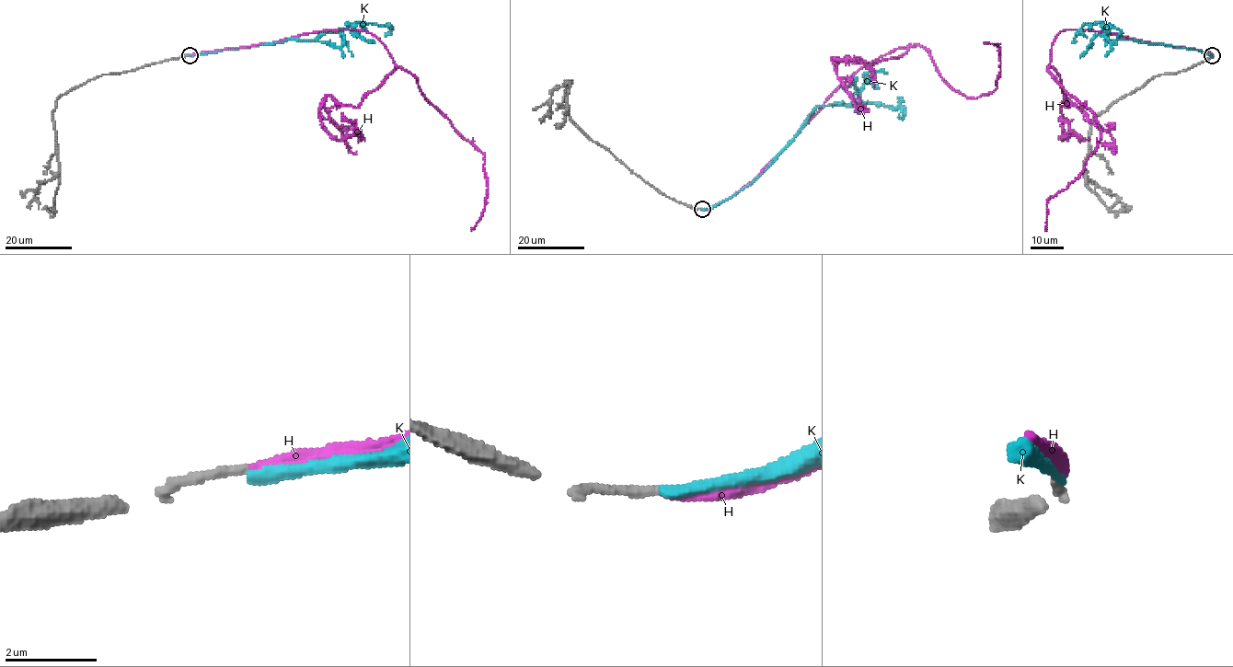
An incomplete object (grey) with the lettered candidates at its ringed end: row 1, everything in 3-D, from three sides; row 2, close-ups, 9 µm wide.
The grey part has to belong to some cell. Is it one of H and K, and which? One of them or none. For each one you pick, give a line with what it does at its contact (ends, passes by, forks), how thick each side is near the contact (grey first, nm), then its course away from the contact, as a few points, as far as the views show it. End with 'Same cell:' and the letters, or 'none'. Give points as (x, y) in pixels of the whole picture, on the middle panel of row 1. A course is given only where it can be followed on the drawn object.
H: It ends there. Thickness 200 nm (grey) against 260 nm. Its course: (702, 209), (746, 186), (834, 92), (896, 49), (921, 45), (954, 89), (990, 94), (999, 45), (983, 43)
Same cell: H

